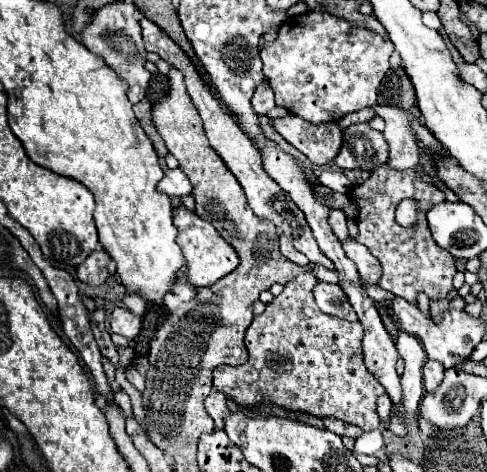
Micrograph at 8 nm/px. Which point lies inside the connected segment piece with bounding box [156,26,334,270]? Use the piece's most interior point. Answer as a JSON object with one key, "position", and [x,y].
{"position":[267,200]}

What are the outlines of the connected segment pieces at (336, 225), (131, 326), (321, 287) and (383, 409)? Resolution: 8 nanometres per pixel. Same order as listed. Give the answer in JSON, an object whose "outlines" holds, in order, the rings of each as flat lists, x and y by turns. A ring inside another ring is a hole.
{"outlines":[[[330,210,328,214,328,222,334,230,334,234,338,236,338,240,346,240,348,238,348,228,346,228,346,214,342,210]],[[114,308,112,310,112,316,110,316,110,330,114,334,120,334,128,340,134,340,140,332,140,326,142,326,142,318,134,316,130,310,126,308]],[[316,282,312,294,314,294,314,300,322,312,332,314,332,316,342,318,342,320,356,320,356,312,348,304,348,298,338,284]],[[382,394,382,396,376,400,376,404,378,404,380,420,382,420,382,422,386,422,386,420,390,418,390,414,392,414,392,402,388,400,388,396,386,396,386,394]]]}

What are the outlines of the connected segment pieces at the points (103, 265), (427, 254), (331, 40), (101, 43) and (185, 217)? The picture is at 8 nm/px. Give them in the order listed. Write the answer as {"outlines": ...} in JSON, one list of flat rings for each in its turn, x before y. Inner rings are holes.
{"outlines":[[[98,248,96,252,92,252,92,256,88,256,88,260,84,260,84,264,76,268,76,278,88,286,100,286,108,278,108,264,110,256,102,248]],[[384,164,376,168,364,184,354,186,350,192,350,198,360,206,356,220,360,232,356,240,364,244,382,266,382,278,378,280,378,286,408,302,416,302,418,292,424,292,436,300,446,298,452,290,452,276,456,274,454,258,432,240,424,216,432,204,444,202,444,192,432,184,422,182,416,176,416,170,420,170,420,166,414,170,410,168,408,172,394,172],[404,198,412,198,418,204,418,222,412,228,402,228,394,218,394,212]],[[308,12,302,14,300,18,296,16,288,18,280,26,278,38,274,42,264,44,264,48,260,50,260,58,264,64,264,76,268,78,274,90,276,106,286,108,288,112,302,116,312,124,324,124,324,122,340,120,350,112,358,112,366,106,376,104,378,86,384,74,390,70,388,58,392,52,394,52,394,44,388,38,364,26,354,26,348,20,332,16,328,12]],[[116,2,110,6,100,8,100,12,96,12,90,20,90,24,84,28,82,38,84,38,84,46,104,58,106,66,110,66,122,80,128,82,128,100,132,104,140,102,146,94,146,86,150,80,150,72,144,70,146,64,146,50,142,44,142,36,140,36,140,22,136,16,136,8,128,6,126,2]],[[178,206,174,214,174,224,178,228,176,242,186,258,186,274,192,286,198,286,198,288,212,286,214,282,218,282,238,266,238,256,232,250,232,246,216,232,216,228,212,228,212,224,198,218,194,212,186,210,184,206]]]}

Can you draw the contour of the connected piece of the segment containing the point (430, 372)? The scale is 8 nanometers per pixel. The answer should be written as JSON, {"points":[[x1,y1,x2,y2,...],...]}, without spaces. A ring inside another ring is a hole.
{"points":[[428,360,424,364,424,388,428,392,432,392,436,386,440,386,442,378,444,378,444,366,440,362]]}

